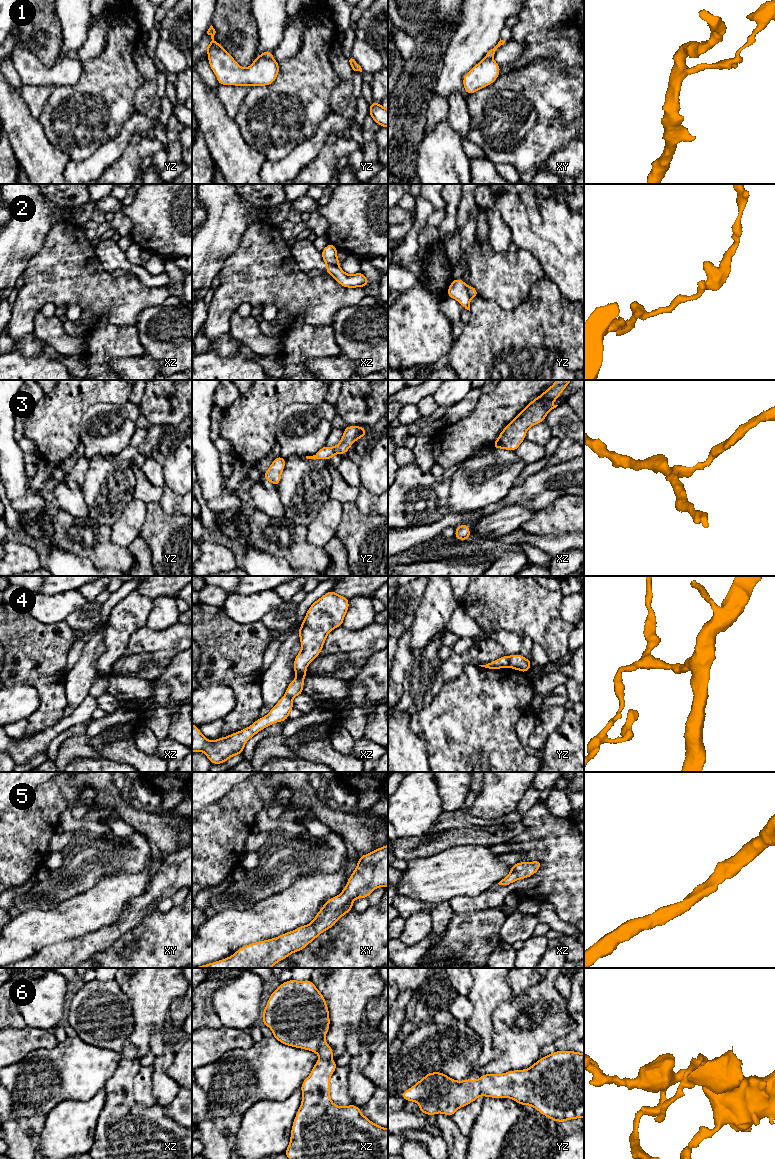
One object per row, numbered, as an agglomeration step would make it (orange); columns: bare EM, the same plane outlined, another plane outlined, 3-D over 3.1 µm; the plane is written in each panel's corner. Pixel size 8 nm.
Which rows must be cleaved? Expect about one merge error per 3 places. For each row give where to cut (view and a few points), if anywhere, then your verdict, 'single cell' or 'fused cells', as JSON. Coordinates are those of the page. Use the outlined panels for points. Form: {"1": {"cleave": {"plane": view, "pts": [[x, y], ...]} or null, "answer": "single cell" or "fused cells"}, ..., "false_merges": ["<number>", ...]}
{"1": {"cleave": {"plane": "yz", "pts": [[260, 55], [272, 58]]}, "answer": "fused cells"}, "2": {"cleave": {"plane": "xz", "pts": [[338, 264], [326, 265]]}, "answer": "fused cells"}, "3": {"cleave": null, "answer": "single cell"}, "4": {"cleave": {"plane": "yz", "pts": [[508, 656], [509, 666]]}, "answer": "fused cells"}, "5": {"cleave": null, "answer": "single cell"}, "6": {"cleave": null, "answer": "single cell"}, "false_merges": ["1", "2", "4"]}

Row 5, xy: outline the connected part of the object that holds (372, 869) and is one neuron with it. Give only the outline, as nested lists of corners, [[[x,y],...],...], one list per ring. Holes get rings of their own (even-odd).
[[[388,844],[359,857],[343,891],[328,899],[311,923],[277,938],[245,945],[228,958],[195,968],[271,968],[329,930],[343,915],[352,911],[354,900],[368,898],[376,888],[387,886]]]

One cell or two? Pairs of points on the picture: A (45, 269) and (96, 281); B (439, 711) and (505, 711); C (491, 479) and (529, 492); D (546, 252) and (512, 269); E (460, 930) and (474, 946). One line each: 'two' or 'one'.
A: one
B: one
C: two
D: two
E: one

